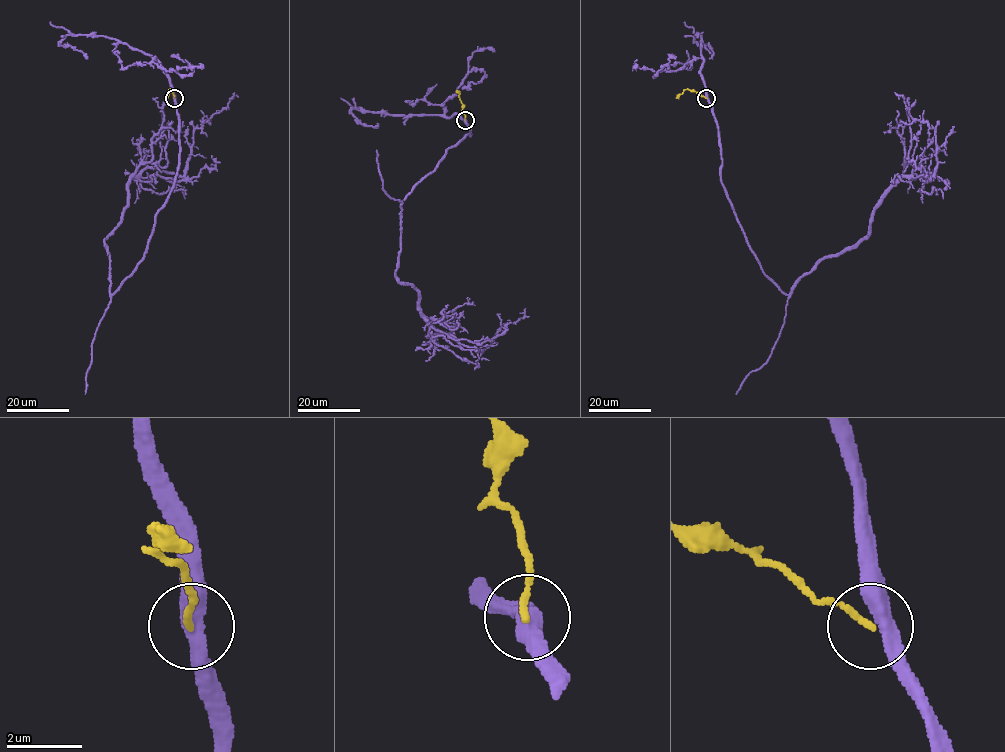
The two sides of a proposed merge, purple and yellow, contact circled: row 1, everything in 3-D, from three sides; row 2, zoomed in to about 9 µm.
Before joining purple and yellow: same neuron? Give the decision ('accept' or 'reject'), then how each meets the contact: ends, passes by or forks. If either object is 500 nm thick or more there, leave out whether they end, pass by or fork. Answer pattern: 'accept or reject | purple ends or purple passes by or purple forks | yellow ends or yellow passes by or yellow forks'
reject | purple passes by | yellow ends

